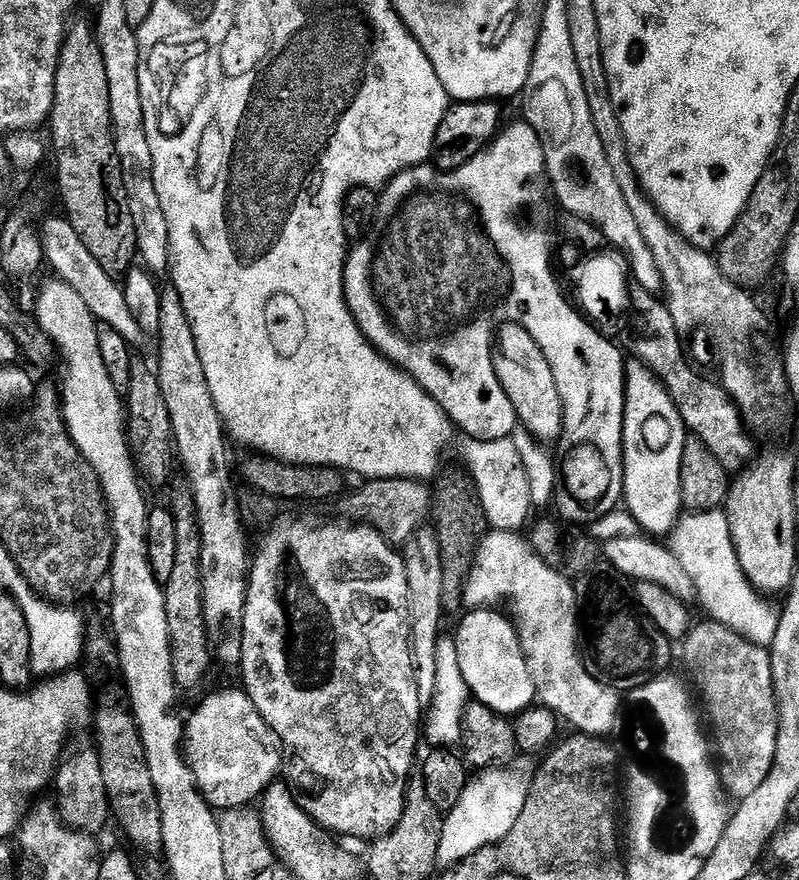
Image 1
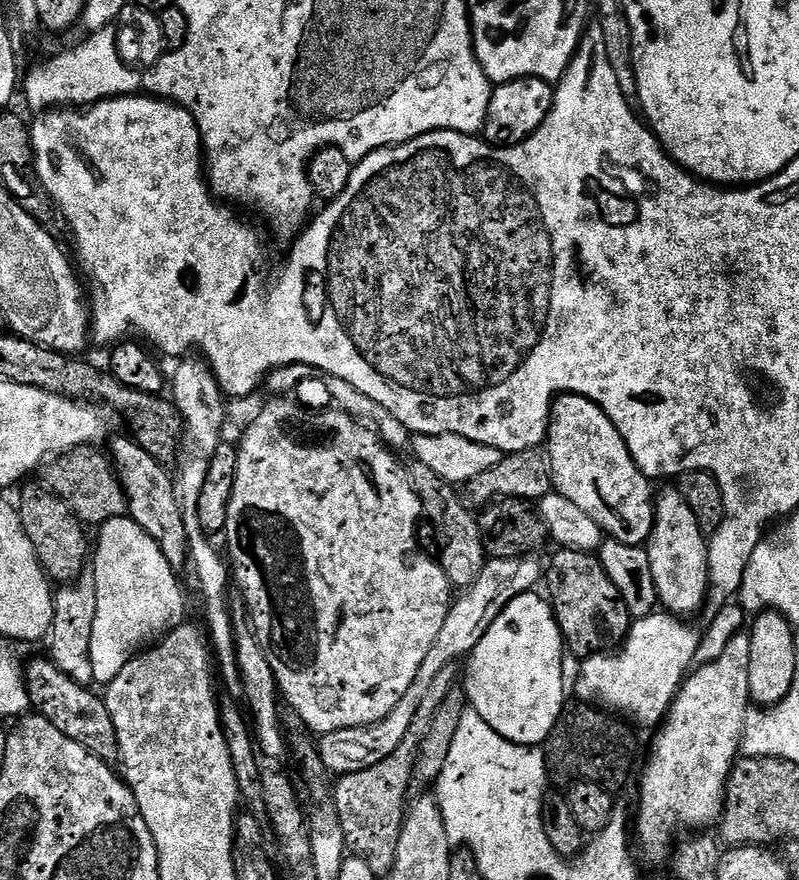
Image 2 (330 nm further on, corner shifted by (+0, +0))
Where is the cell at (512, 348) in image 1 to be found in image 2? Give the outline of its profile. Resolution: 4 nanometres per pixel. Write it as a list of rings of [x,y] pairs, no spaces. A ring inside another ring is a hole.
[[[557,395],[548,418],[546,455],[555,492],[594,518],[605,537],[635,548],[647,545],[656,517],[653,485],[638,470],[622,434],[598,405],[585,396]]]

